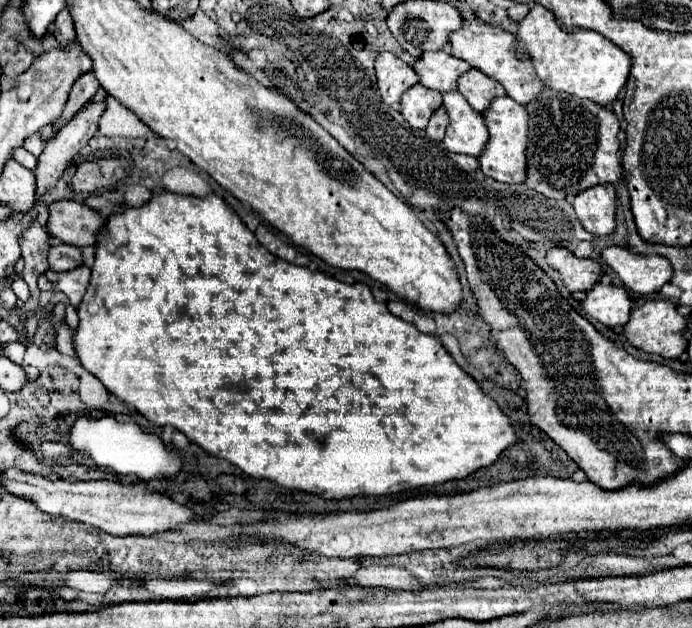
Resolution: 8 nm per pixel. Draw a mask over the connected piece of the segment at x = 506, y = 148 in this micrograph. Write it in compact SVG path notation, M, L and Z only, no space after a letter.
M500 96L490 102L490 108L484 112L484 122L488 126L490 138L480 154L480 168L486 176L506 182L520 184L524 182L526 172L526 144L528 144L528 112L522 104L516 104L510 96Z

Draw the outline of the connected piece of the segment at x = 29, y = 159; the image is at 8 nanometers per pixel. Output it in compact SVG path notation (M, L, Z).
M16 148L16 152L12 152L12 158L18 160L22 166L26 166L26 168L30 168L30 170L36 168L36 156L30 154L30 152L26 152L24 148Z

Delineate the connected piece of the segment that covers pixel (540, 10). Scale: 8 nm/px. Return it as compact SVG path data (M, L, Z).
M534 4L532 10L518 22L516 44L518 50L524 50L528 54L536 76L546 88L568 92L578 98L588 98L602 106L608 106L616 100L630 72L630 56L622 48L618 48L604 36L582 28L564 32L556 24L554 14L540 4Z

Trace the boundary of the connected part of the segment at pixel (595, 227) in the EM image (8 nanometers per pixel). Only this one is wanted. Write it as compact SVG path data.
M596 184L596 188L588 188L584 192L580 192L578 196L574 196L574 202L572 202L574 210L576 210L576 216L578 220L582 222L582 226L596 234L596 236L606 236L606 234L612 234L614 232L614 214L616 214L616 192L614 192L614 186L612 184Z

